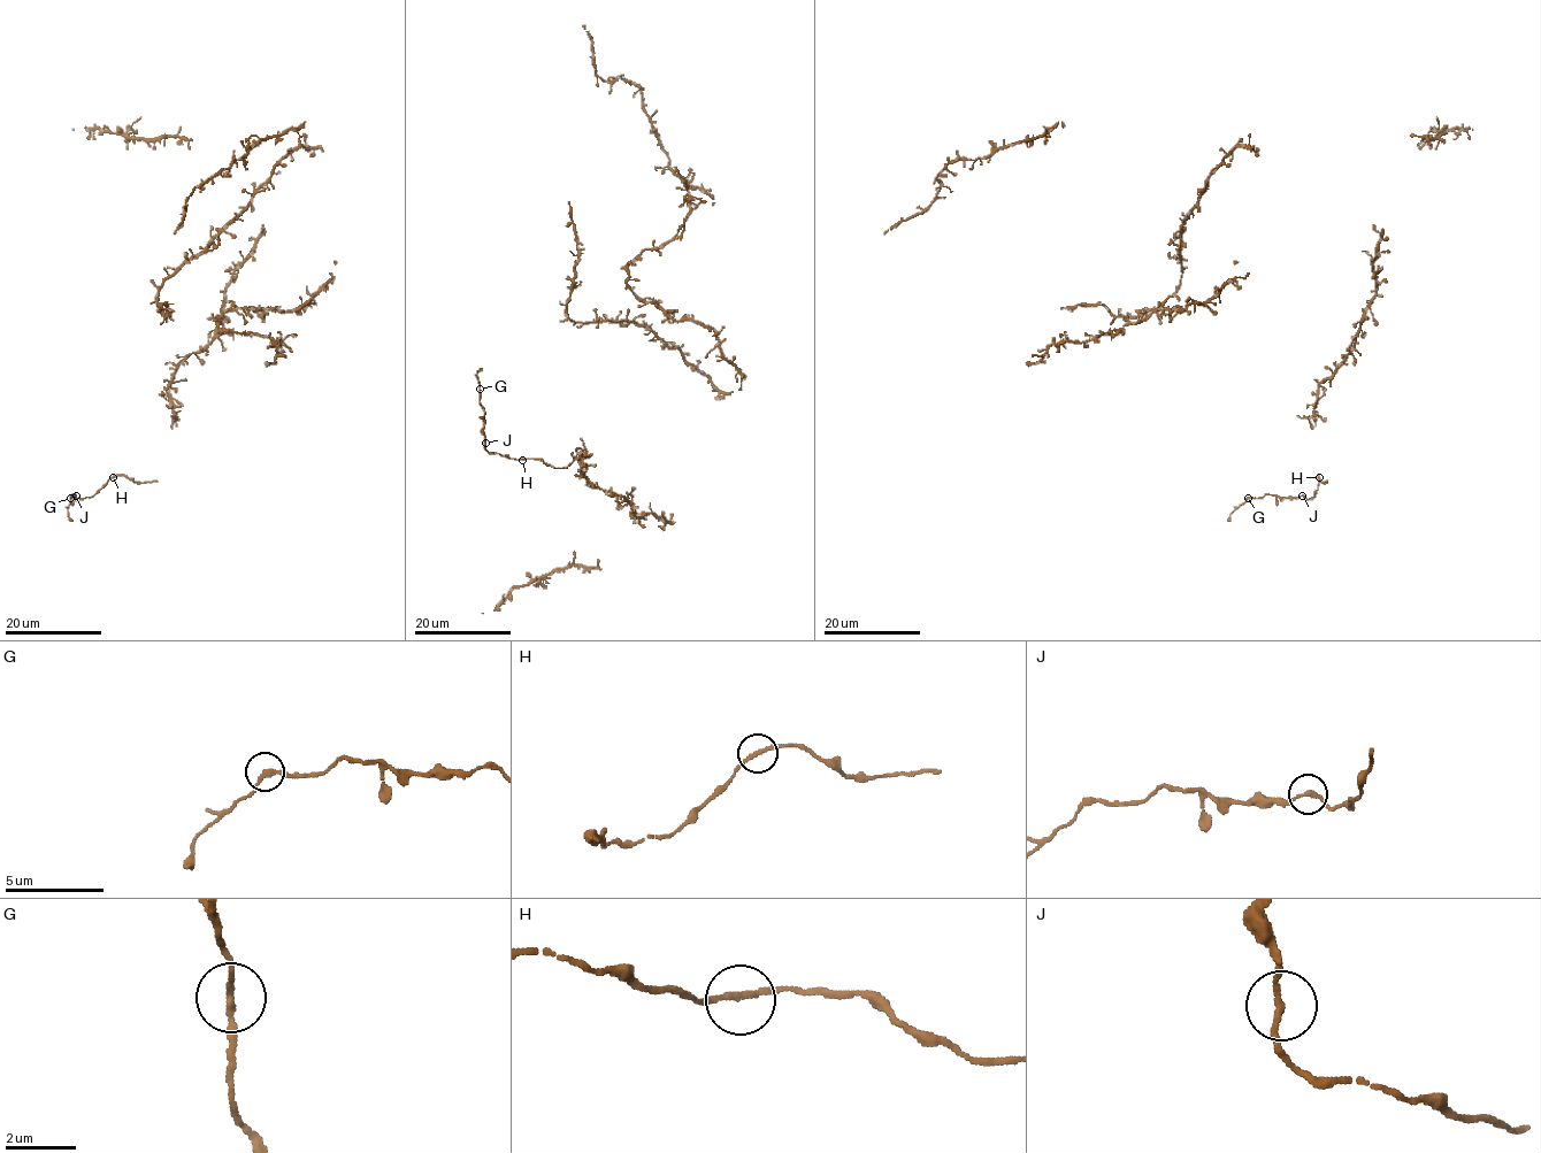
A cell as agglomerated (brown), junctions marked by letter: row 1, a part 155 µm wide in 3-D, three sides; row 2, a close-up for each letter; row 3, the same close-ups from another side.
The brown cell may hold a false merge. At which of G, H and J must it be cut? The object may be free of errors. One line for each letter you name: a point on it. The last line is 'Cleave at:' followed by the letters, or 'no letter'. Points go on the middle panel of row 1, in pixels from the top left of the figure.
Cleave at: no letter

